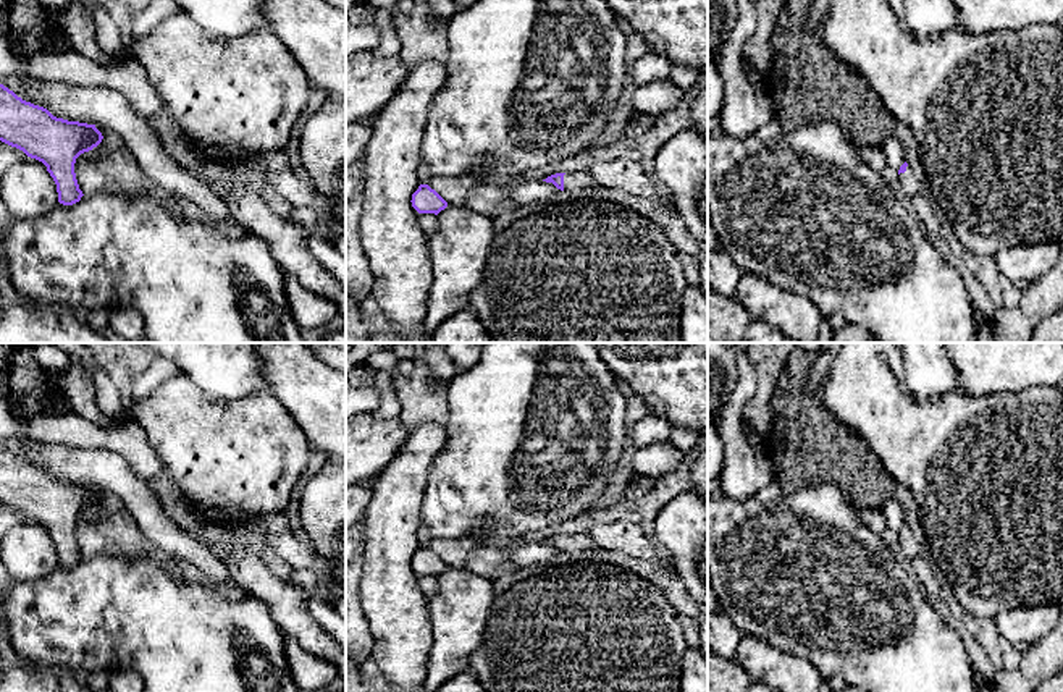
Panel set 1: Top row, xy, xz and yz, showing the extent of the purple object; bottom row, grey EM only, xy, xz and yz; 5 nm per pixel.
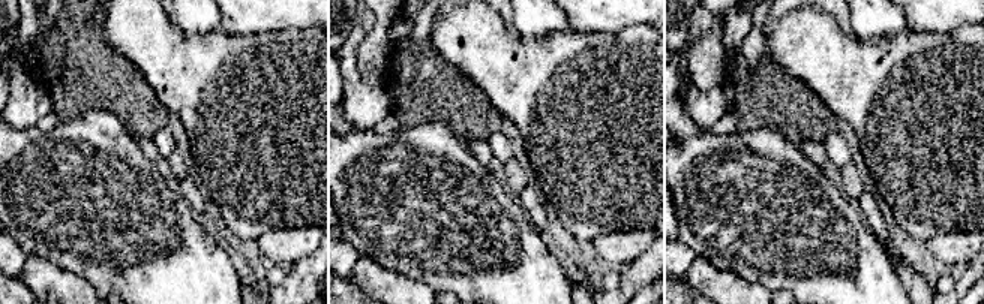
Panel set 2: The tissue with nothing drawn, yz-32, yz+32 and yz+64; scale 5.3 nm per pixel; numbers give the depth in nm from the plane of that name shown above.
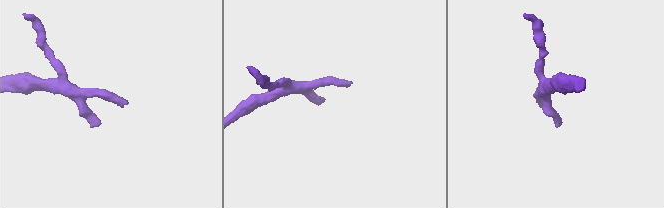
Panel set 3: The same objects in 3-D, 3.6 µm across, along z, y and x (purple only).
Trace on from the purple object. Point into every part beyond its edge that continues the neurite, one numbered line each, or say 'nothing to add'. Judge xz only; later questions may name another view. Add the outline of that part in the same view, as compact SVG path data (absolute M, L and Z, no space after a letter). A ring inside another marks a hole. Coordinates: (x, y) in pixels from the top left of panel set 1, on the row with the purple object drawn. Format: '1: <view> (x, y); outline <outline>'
1: xz (575, 180); outline M570 171L564 175L564 191L577 191L599 186L586 171Z

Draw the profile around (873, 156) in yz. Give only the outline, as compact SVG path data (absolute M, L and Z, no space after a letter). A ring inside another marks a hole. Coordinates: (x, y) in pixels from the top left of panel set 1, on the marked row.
M866 146L859 149L864 162L877 173L882 173L887 168L885 157L880 147Z

